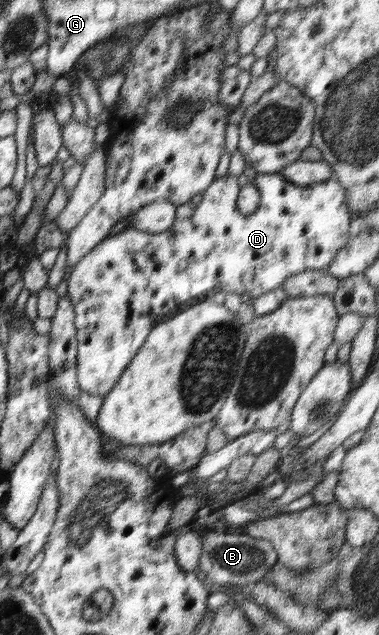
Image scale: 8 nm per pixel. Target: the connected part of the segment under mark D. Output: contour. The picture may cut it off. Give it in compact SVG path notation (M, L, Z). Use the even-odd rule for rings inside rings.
M226 172L224 176L214 179L212 184L204 190L202 200L196 205L196 209L189 218L176 219L176 222L166 232L144 232L132 227L124 229L113 236L106 237L73 266L72 272L70 272L70 276L63 284L62 289L68 294L68 299L72 301L72 307L74 307L75 312L74 326L77 330L77 383L81 390L94 396L106 396L114 388L121 374L132 362L140 347L145 343L146 337L158 322L164 322L170 316L174 316L178 310L188 308L190 304L194 304L194 298L200 298L202 300L202 298L209 298L217 292L223 293L235 290L240 294L244 292L252 294L250 299L254 300L270 292L270 290L278 288L289 276L294 276L305 270L326 270L332 259L336 256L336 253L346 246L350 238L348 229L350 228L351 212L345 203L344 187L339 182L330 178L322 182L298 185L280 176L280 173L258 173L251 183L258 188L261 196L259 207L252 214L240 214L240 211L237 209L237 196L241 187L238 185L237 176Z

